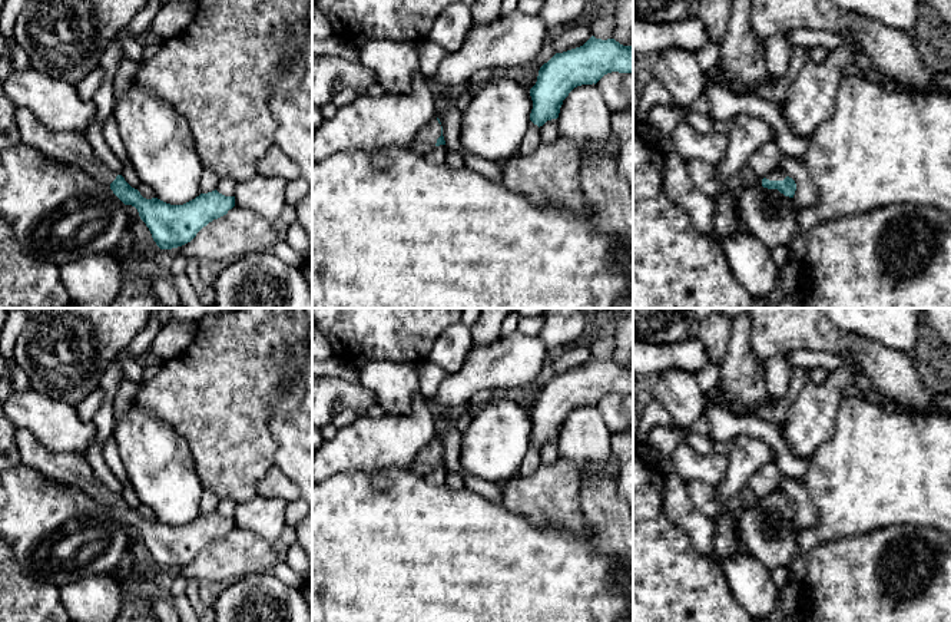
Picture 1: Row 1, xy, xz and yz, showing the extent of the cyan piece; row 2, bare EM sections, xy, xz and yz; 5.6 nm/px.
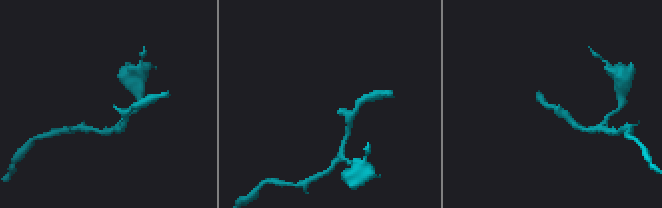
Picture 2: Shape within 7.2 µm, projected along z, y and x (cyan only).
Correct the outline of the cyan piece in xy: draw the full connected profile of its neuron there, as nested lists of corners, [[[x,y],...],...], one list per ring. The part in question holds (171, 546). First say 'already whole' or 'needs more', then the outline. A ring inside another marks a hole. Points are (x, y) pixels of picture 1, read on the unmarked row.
needs more | [[[23,427],[16,429],[14,440],[21,464],[52,480],[79,486],[93,500],[107,506],[125,526],[135,527],[160,570],[190,563],[203,547],[235,527],[235,517],[225,517],[216,510],[183,526],[170,526],[158,519],[146,520],[96,477],[85,454],[49,451]]]

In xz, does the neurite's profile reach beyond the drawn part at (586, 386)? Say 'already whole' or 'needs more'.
already whole

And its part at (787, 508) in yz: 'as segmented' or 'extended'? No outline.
extended

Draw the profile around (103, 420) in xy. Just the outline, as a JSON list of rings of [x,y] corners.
[[[115,358],[100,380],[99,387],[105,393],[105,398],[100,408],[92,418],[96,427],[96,439],[85,454],[96,477],[100,479],[116,496],[122,496],[122,483],[109,469],[103,457],[103,446],[112,437],[115,430],[115,396],[123,377],[125,373],[119,361]]]

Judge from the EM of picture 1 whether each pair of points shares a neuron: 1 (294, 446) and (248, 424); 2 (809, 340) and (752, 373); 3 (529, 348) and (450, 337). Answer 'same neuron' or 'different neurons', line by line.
1: different neurons
2: different neurons
3: different neurons

